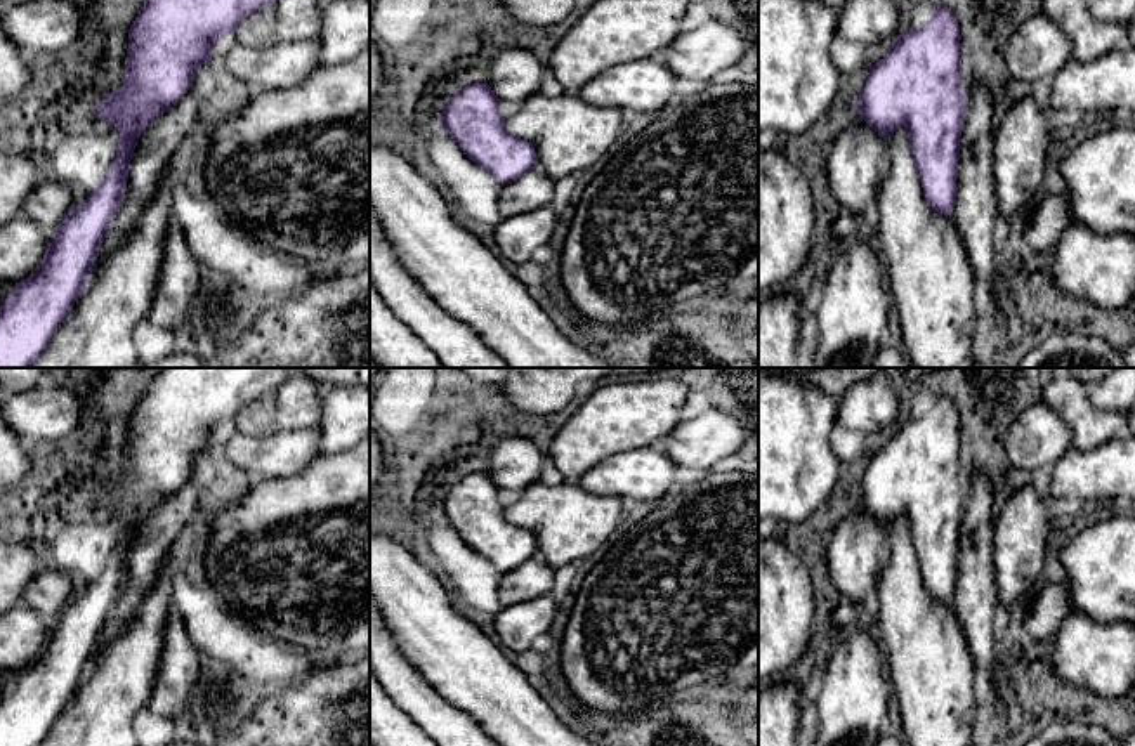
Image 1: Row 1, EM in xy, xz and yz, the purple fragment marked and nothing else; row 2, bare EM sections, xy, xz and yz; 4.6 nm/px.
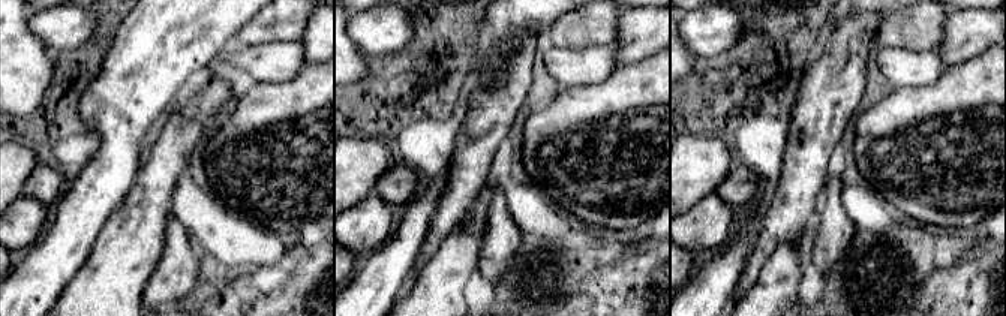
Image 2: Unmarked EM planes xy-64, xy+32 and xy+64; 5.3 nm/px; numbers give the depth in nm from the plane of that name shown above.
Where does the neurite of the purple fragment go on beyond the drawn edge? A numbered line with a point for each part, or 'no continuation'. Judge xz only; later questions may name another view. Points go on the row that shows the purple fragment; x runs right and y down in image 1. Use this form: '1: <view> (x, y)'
no continuation

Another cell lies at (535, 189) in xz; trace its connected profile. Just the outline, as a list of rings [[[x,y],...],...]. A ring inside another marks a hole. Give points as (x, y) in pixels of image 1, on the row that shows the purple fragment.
[[[536,168],[512,184],[505,184],[498,200],[502,219],[550,206],[555,194],[555,180]]]

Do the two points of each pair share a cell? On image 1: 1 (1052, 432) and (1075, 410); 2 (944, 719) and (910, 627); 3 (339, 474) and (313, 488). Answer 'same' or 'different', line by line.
1: different
2: same
3: same

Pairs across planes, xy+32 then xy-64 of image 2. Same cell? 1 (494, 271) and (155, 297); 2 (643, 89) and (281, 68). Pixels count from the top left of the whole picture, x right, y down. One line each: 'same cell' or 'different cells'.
1: same cell
2: different cells

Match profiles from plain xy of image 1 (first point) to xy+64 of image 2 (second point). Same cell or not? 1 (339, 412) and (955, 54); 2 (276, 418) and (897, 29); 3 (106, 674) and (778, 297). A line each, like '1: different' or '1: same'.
1: same
2: same
3: same

